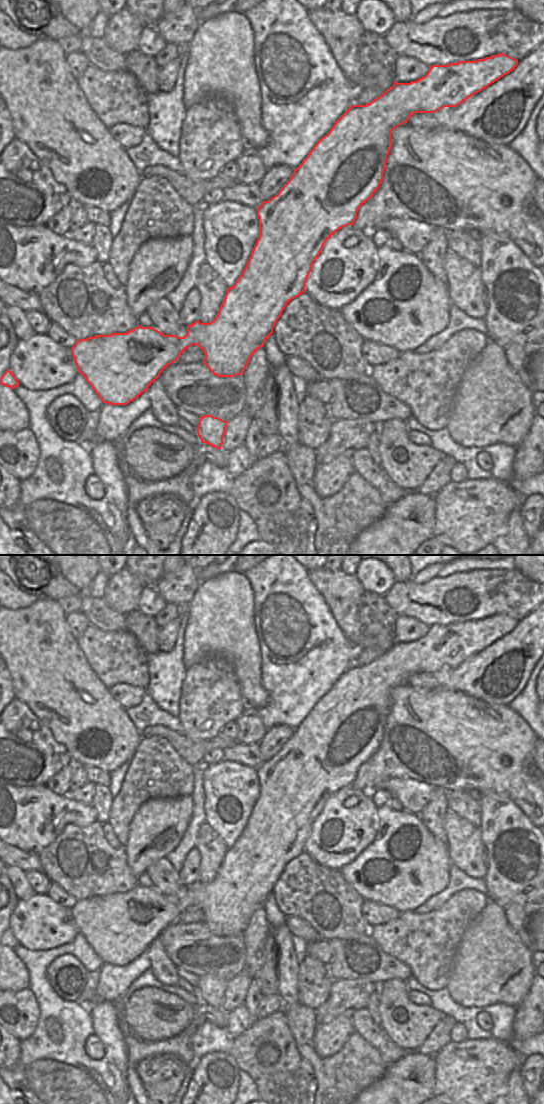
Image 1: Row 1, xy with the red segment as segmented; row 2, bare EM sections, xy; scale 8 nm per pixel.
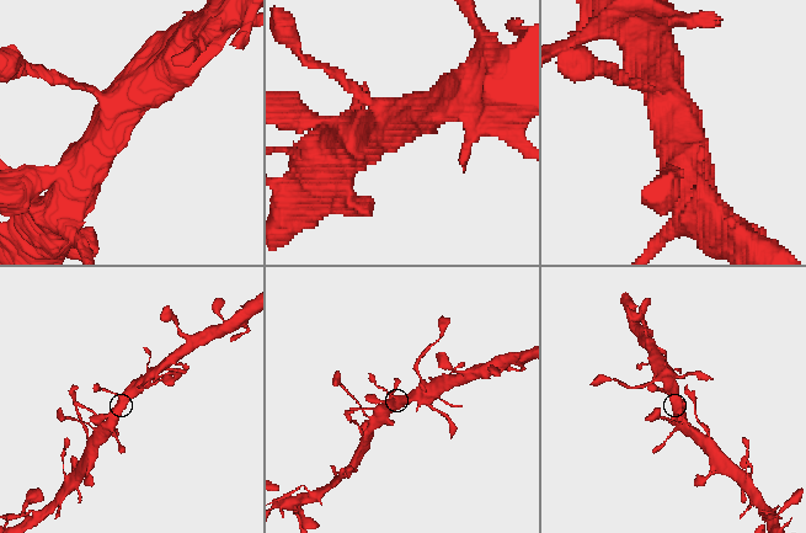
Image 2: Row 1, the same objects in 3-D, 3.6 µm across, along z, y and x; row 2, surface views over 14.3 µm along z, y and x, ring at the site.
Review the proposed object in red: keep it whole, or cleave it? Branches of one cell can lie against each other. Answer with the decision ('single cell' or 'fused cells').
single cell

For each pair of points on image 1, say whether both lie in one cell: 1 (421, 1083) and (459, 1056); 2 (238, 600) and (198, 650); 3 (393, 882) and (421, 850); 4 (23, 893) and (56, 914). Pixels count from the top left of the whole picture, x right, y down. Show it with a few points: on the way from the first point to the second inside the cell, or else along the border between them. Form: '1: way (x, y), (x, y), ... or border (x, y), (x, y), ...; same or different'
1: border (435, 1055), (435, 1087), (432, 1093); different
2: way (226, 612), (221, 617), (221, 620), (203, 638); same
3: way (399, 874), (414, 858); same
4: border (34, 892), (27, 898), (19, 899); different

